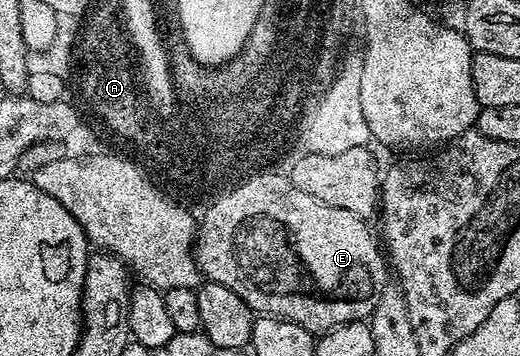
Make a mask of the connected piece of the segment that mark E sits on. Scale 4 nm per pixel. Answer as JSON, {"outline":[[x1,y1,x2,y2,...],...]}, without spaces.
{"outline":[[264,172,261,176,258,175,249,175,235,186,221,191,216,197,221,196,205,210,204,217,202,215,199,217,194,255,201,273,211,283,226,286,226,290,234,290,238,294,238,298,242,298,248,303,248,307,252,309,253,313,278,316,282,320,289,320,310,330,313,334,323,334,331,328,337,328,355,320,367,321,374,308,378,306,382,290,390,282,390,268,378,240,378,245,376,245,371,230,364,225,367,224,365,217,350,214,350,210,338,210,338,206,326,206,326,202,318,202,318,198,306,194,306,190,298,190,298,186,294,186,287,175,279,176,276,172]]}

